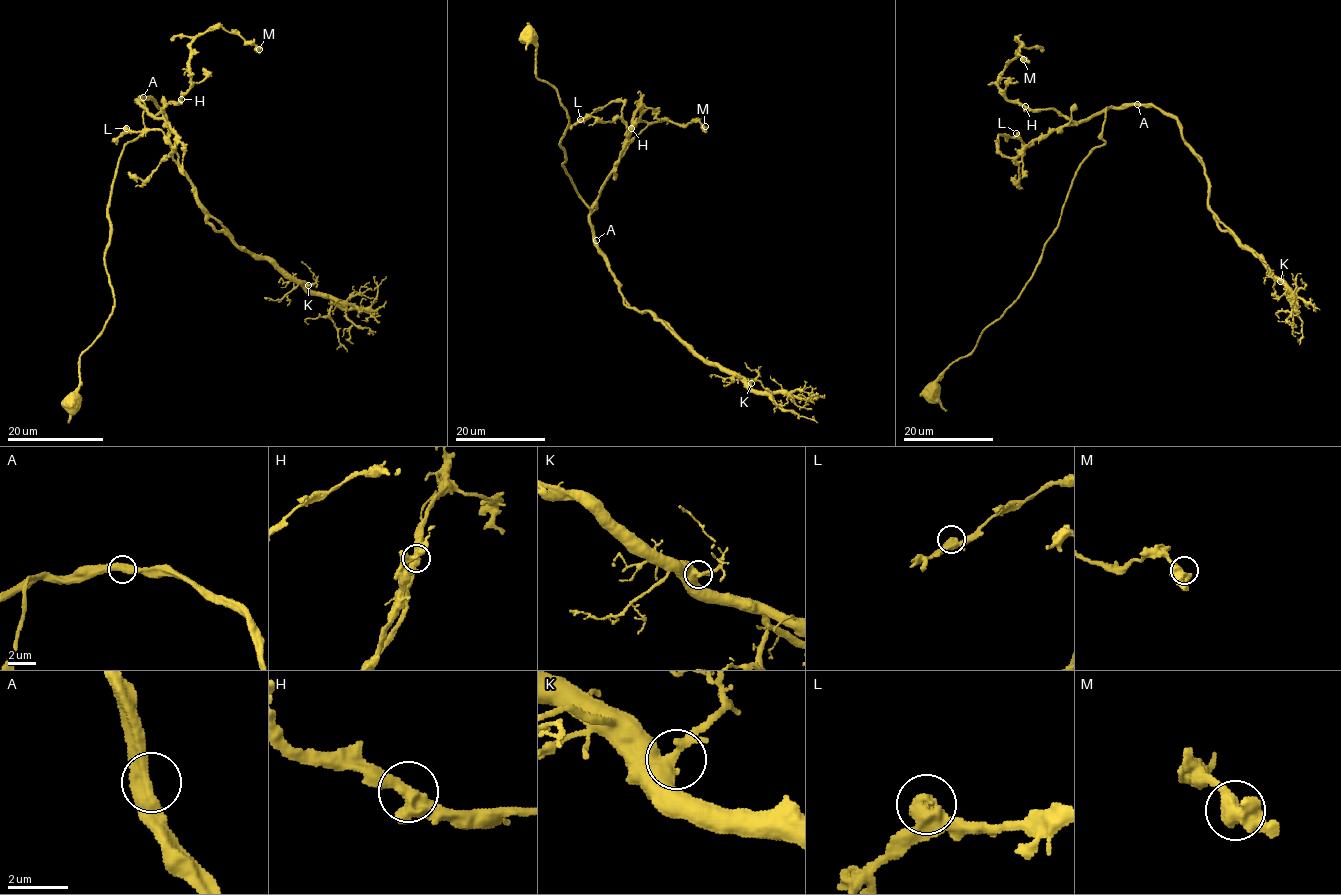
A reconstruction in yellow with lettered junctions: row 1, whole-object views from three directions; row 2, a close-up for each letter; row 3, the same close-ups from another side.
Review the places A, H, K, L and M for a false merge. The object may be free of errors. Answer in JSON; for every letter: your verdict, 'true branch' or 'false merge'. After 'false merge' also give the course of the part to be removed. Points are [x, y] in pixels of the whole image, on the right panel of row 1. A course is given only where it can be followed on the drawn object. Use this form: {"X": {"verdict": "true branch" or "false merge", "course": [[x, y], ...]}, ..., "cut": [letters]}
{"A": {"verdict": "true branch"}, "H": {"verdict": "true branch"}, "K": {"verdict": "true branch"}, "L": {"verdict": "true branch"}, "M": {"verdict": "true branch"}, "cut": []}

